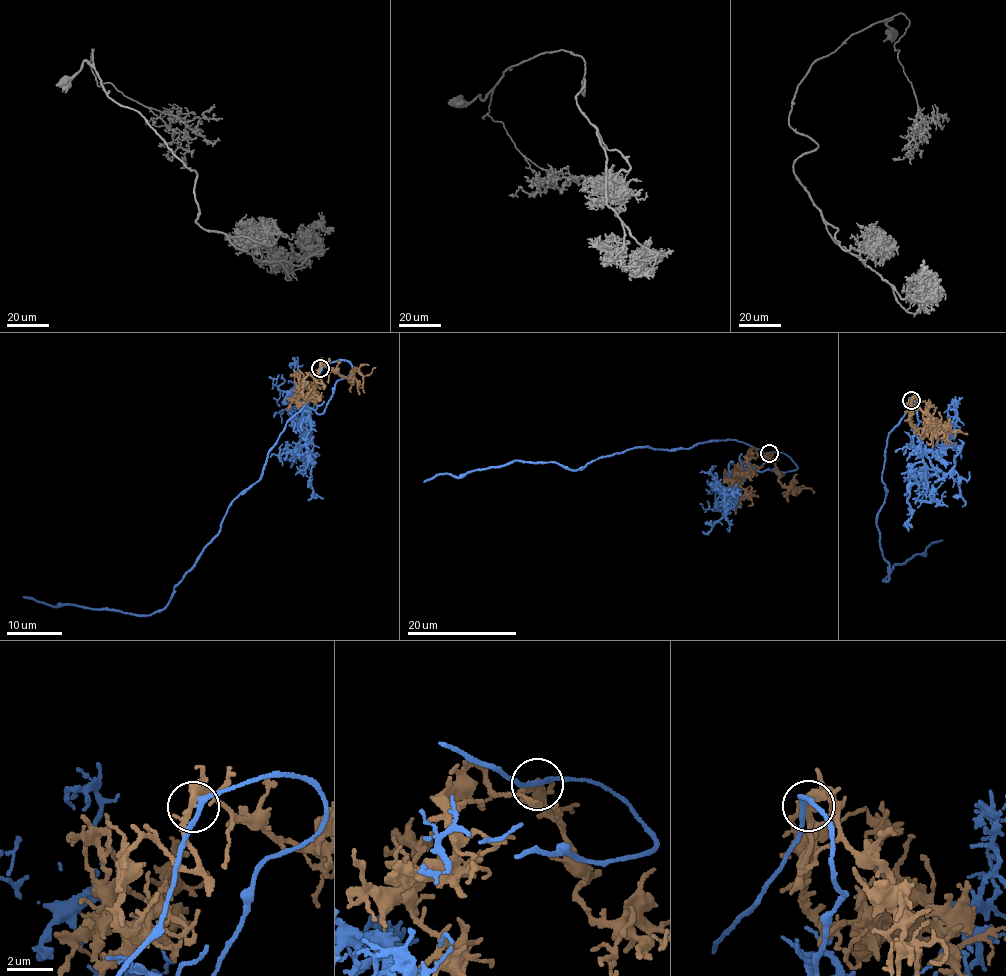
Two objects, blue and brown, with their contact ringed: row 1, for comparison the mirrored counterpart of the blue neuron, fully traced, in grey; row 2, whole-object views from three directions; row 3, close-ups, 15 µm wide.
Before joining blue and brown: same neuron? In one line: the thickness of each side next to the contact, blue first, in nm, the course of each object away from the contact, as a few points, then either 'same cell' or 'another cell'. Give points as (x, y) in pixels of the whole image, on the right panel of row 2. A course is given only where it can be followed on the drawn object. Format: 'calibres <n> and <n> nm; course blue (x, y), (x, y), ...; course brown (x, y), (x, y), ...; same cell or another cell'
calibres 200 and 340 nm; course blue (911, 399), (887, 437), (881, 477), (888, 492), (876, 521), (889, 565), (883, 581), (894, 564), (942, 541); course brown (911, 400), (910, 413), (912, 407), (907, 404), (909, 420), (915, 428), (937, 423), (945, 432), (967, 434); same cell

